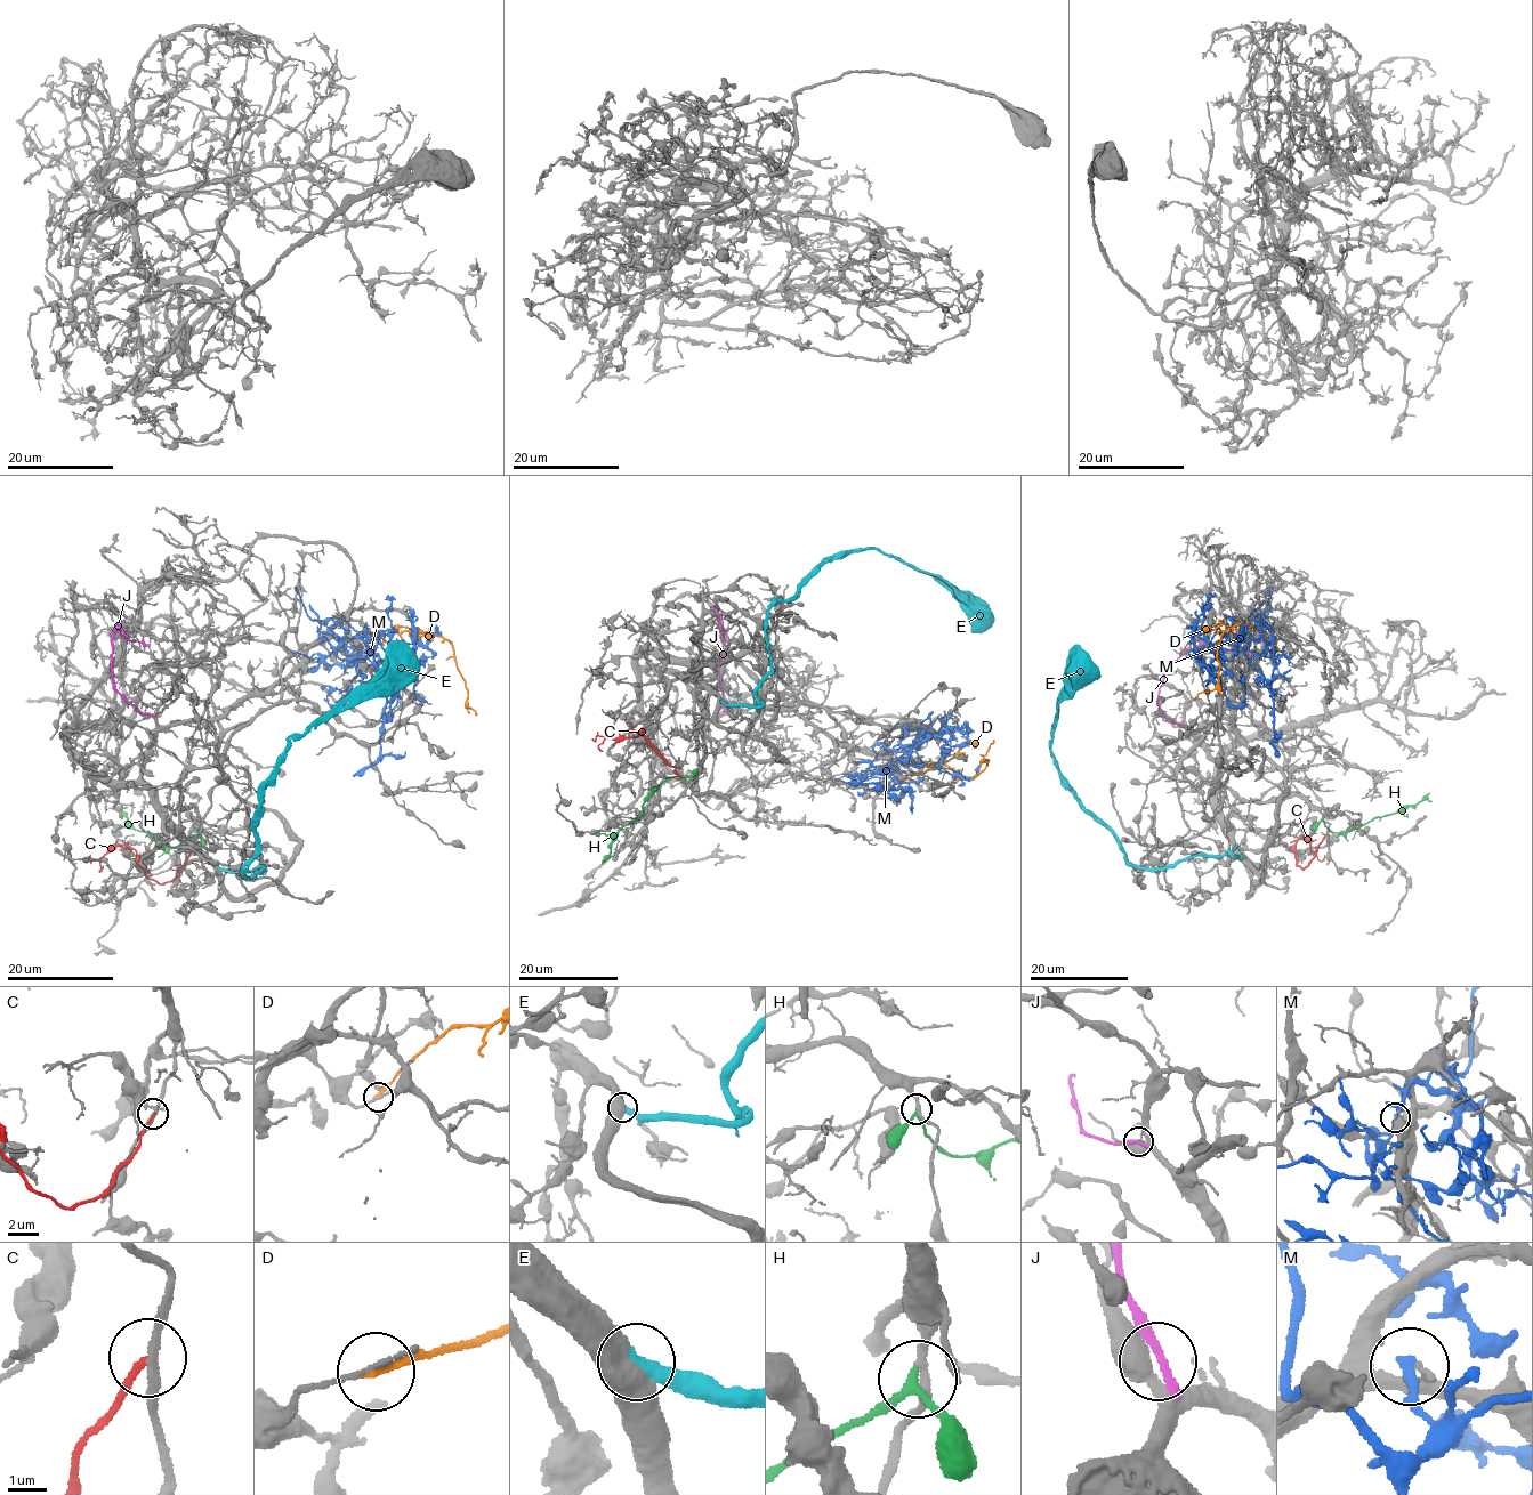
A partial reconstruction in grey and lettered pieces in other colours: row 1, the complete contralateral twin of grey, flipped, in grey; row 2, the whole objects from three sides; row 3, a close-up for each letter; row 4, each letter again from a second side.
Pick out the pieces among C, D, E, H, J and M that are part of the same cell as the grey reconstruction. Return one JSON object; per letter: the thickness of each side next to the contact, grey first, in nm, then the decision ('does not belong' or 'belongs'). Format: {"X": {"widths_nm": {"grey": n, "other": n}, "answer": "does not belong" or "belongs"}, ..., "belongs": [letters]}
{"C": {"widths_nm": {"grey": 200, "other": 190}, "answer": "does not belong"}, "D": {"widths_nm": {"grey": 120, "other": 220}, "answer": "does not belong"}, "E": {"widths_nm": {"grey": 600, "other": 480}, "answer": "belongs"}, "H": {"widths_nm": {"grey": 200, "other": 190}, "answer": "belongs"}, "J": {"widths_nm": {"grey": 400, "other": 200}, "answer": "does not belong"}, "M": {"widths_nm": {"grey": 110, "other": 240}, "answer": "does not belong"}, "belongs": ["E", "H"]}

